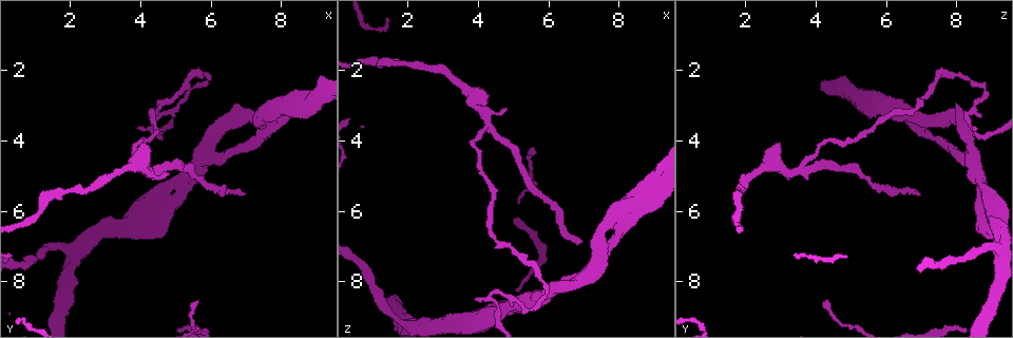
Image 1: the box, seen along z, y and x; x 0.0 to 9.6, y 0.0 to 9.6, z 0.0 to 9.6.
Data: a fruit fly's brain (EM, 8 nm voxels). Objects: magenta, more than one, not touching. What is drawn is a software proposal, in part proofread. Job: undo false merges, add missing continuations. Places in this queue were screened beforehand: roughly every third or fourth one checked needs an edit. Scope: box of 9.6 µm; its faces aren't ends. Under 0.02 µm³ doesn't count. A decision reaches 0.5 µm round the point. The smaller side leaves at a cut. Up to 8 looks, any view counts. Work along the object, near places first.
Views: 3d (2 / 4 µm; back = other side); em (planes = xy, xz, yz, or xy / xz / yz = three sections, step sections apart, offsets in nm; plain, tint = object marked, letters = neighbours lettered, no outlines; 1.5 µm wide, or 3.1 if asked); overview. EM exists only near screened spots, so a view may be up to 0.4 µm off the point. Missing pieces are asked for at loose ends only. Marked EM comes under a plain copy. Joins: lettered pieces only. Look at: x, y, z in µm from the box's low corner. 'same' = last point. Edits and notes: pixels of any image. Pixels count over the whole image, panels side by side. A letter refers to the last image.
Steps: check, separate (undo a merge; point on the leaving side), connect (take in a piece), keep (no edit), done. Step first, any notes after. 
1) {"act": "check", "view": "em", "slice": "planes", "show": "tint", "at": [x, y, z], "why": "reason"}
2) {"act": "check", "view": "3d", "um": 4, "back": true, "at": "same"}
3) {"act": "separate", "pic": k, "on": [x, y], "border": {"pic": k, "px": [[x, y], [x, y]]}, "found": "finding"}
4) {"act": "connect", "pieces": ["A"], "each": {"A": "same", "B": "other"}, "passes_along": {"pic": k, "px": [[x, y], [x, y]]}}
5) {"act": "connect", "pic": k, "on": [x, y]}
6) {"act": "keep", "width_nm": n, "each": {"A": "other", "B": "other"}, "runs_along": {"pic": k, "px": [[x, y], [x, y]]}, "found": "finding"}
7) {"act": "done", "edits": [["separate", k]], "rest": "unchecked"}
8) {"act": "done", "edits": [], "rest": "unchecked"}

{"act": "check", "view": "em", "slice": "planes", "show": "letters", "at": [4.25, 4.65, 3.60], "why": "thick turns thin"}

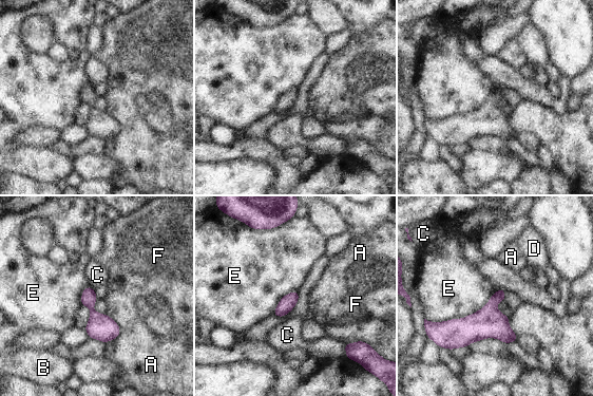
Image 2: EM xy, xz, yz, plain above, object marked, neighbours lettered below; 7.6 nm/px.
{"act": "keep", "width_nm": 110, "each": {"A": "other", "B": "other", "C": "other", "D": "other", "E": "other", "F": "other"}, "found": "all the same neuron"}

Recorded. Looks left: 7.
{"act": "check", "view": "em", "slice": "xy", "step": 8, "show": "letters", "at": [6.95, 5.45, 6.95], "why": "an open end"}

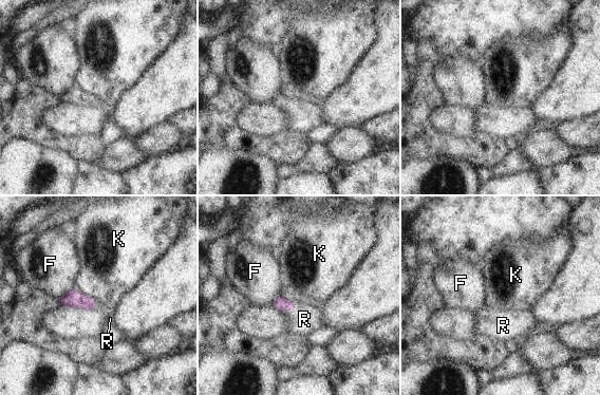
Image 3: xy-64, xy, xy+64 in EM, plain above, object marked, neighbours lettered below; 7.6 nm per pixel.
{"act": "connect", "pieces": ["R"], "each": {"F": "other", "K": "other", "R": "same"}, "passes_along": {"pic": 3, "px": [[281, 303], [295, 309], [304, 319]]}, "found": "it goes on there"}

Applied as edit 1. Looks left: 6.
{"act": "check", "view": "3d", "um": 2, "at": [4.40, 3.45, 8.30], "why": "sharp bend"}

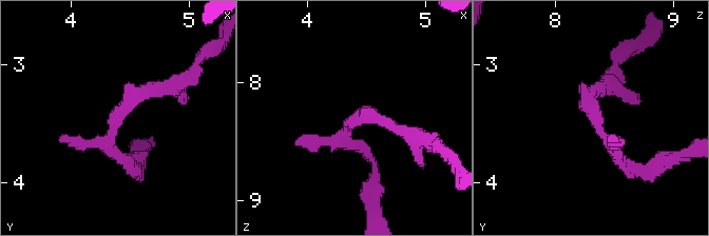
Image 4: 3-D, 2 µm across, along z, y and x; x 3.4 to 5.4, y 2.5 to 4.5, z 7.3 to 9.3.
{"act": "check", "view": "em", "slice": "planes", "show": "letters", "at": [4.40, 3.48, 8.32], "why": "need the tissue"}

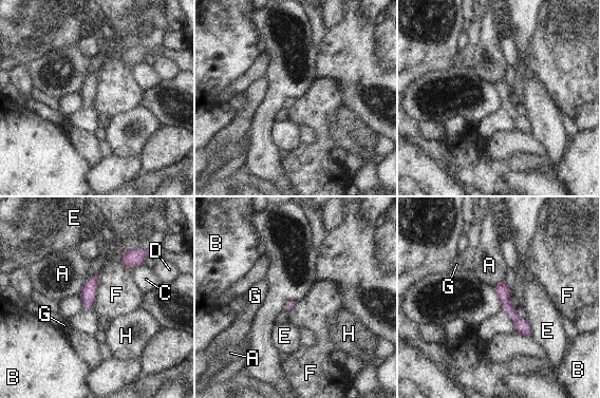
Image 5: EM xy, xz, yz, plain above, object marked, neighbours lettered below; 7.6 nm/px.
{"act": "keep", "width_nm": 60, "each": {"A": "other", "B": "other", "C": "other", "D": "other", "E": "other", "F": "other", "G": "other", "H": "other"}, "border": {"pic": 5, "px": [[98, 273], [96, 295], [91, 309]]}, "found": "all the same neuron"}

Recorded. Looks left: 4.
{"act": "done", "edits": [["connect", 3]], "rest": "unchecked"}

